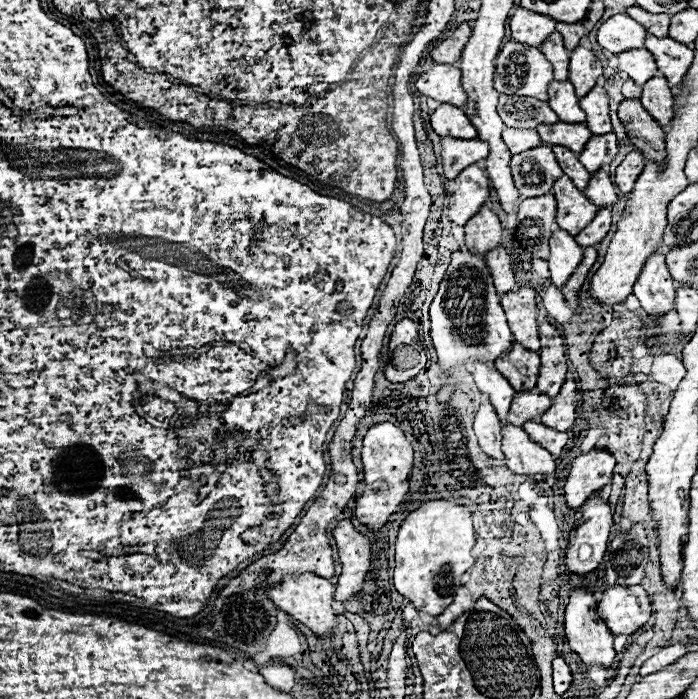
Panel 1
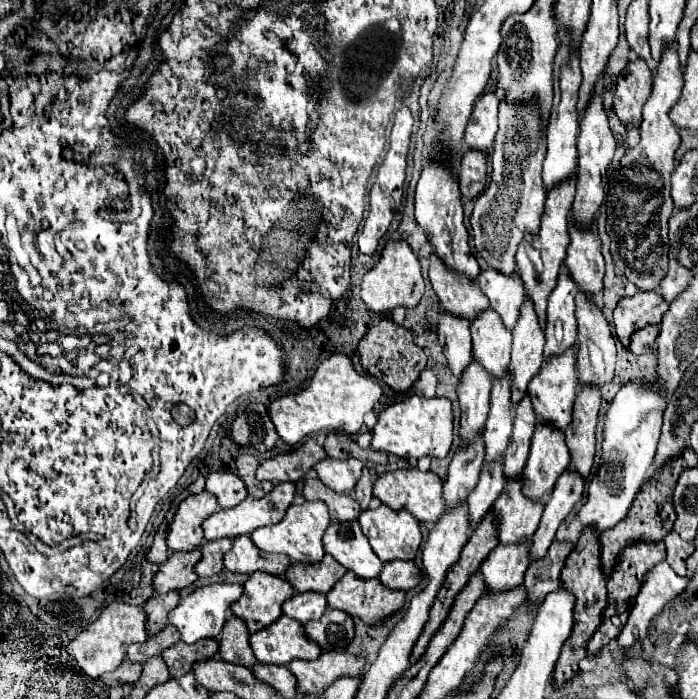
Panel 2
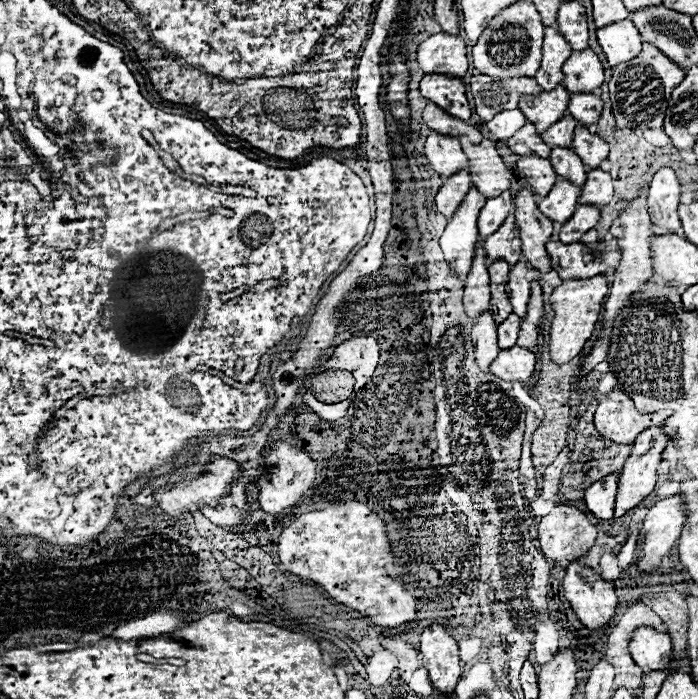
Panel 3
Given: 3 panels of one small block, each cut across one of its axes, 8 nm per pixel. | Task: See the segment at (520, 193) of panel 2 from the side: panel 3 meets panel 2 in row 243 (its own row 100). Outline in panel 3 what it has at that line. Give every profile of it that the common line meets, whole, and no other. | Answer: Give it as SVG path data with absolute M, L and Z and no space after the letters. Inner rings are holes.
M476 74L470 82L476 114L488 122L502 110L518 108L520 96L538 96L542 88L532 78L494 78Z

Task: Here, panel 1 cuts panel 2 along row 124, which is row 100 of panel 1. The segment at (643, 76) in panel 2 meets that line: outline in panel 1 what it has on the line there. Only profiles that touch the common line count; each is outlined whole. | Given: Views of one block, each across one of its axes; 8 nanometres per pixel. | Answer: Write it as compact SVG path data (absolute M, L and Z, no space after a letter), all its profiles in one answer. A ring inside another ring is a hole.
M624 100L618 108L618 116L626 128L630 144L642 152L648 162L656 162L660 168L666 166L666 144L664 130L648 112L640 100Z

